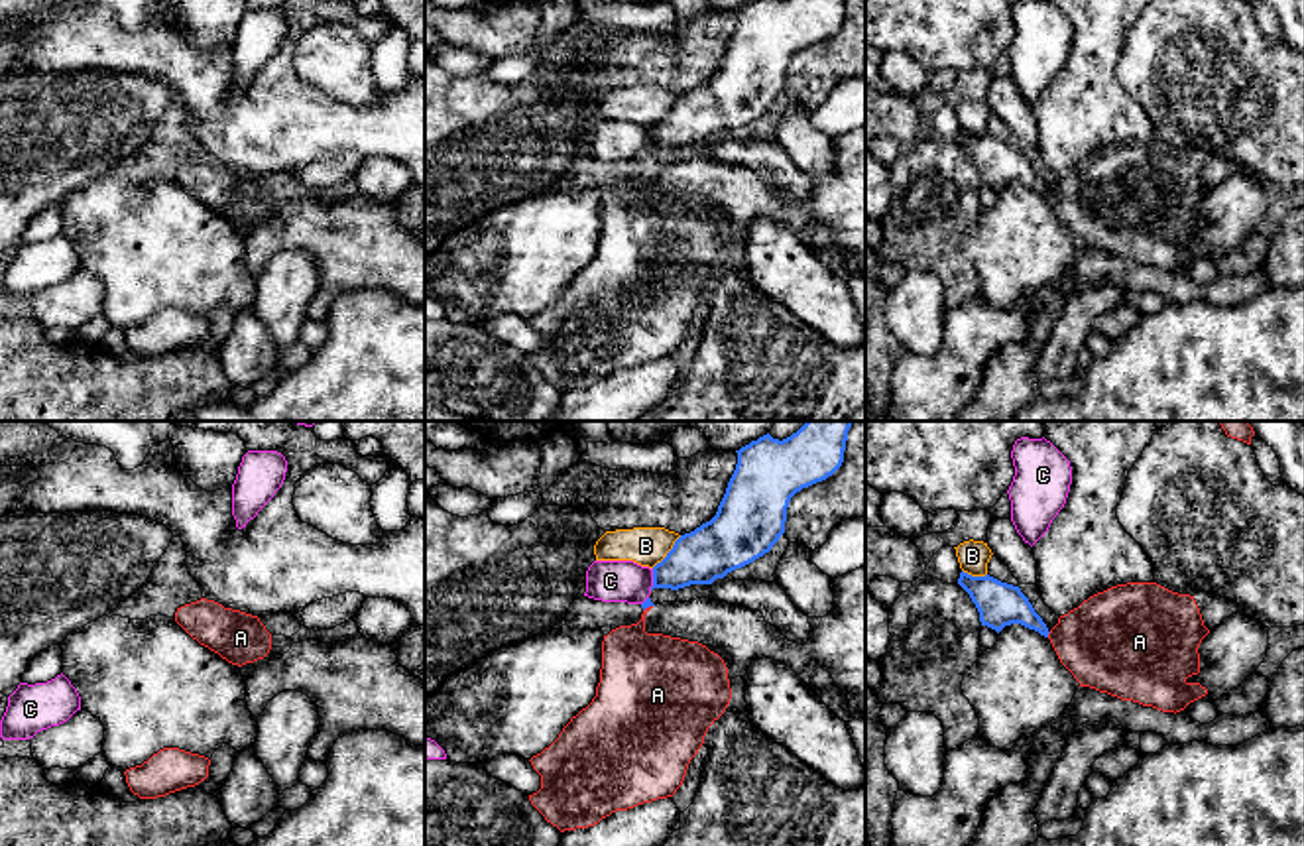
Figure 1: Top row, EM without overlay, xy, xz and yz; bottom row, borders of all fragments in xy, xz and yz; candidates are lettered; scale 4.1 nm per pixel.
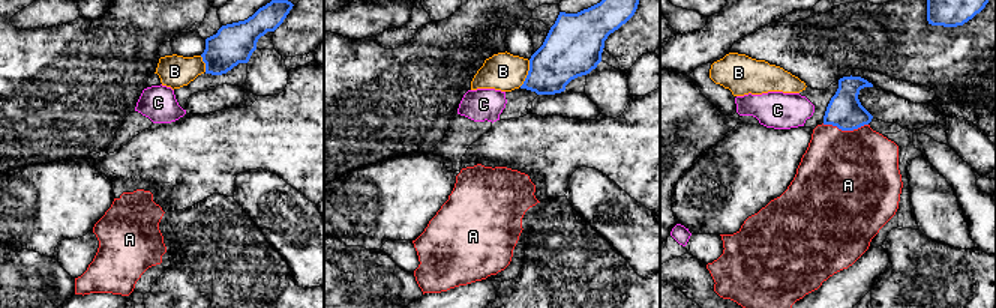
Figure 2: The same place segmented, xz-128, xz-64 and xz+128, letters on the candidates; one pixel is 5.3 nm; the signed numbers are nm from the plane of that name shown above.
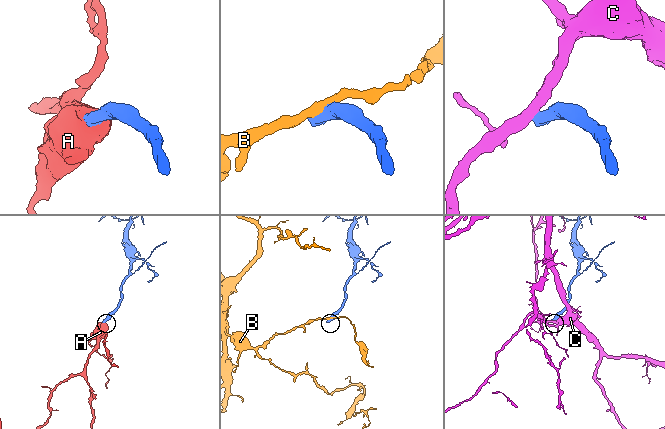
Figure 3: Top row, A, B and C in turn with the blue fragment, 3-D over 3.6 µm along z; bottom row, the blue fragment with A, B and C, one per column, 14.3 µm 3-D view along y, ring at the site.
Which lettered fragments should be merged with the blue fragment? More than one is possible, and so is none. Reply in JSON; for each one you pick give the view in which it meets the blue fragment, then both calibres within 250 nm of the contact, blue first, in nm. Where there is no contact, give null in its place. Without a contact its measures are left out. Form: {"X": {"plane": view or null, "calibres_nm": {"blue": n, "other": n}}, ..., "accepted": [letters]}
{"A": {"plane": "yz", "calibres_nm": {"blue": 180, "other": 380}}, "accepted": ["A"]}

